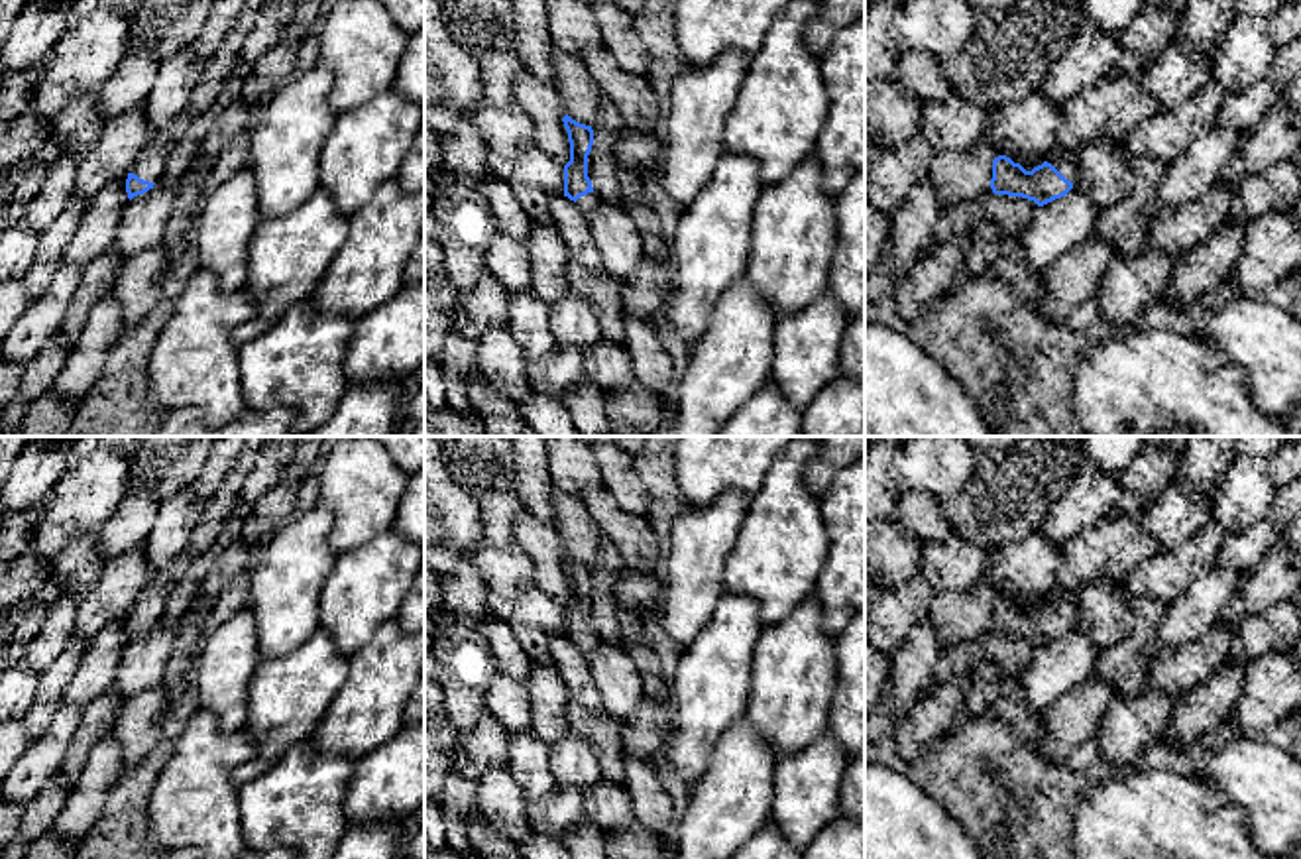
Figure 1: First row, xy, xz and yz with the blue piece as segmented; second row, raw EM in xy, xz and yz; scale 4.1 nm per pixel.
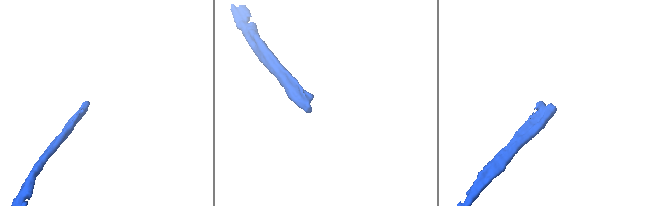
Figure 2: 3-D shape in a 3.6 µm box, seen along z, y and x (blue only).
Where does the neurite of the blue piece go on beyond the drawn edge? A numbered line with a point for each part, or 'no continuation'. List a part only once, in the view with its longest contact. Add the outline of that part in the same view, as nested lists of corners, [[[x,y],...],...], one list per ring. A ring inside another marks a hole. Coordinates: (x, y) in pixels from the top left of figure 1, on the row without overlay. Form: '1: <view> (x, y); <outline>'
1: yz (1068, 604); [[[1055,594],[1047,598],[1047,603],[1051,603],[1067,621],[1077,625],[1079,619],[1079,596],[1077,594]]]

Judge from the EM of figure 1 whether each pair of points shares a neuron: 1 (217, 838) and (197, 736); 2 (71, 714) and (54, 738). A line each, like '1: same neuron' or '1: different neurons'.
1: same neuron
2: same neuron

